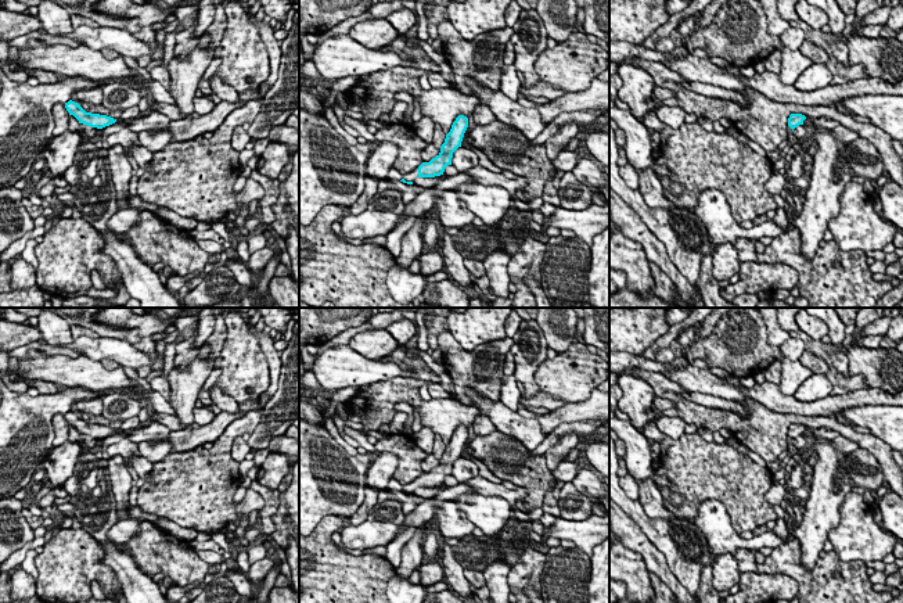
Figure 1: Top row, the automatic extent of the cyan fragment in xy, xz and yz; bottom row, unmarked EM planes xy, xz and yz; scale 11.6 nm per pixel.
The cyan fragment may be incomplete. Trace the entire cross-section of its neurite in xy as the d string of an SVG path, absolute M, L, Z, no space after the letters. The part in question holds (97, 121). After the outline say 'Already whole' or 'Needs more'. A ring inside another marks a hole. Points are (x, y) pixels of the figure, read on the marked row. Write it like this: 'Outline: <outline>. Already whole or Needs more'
Outline: M72 100L65 103L65 108L69 112L69 115L73 115L79 121L79 123L91 128L102 129L116 122L116 119L107 115L86 112L78 103Z. Already whole

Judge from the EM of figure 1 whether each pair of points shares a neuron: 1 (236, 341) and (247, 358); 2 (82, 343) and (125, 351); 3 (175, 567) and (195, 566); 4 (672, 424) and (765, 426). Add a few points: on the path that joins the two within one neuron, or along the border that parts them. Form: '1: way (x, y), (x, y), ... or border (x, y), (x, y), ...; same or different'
1: way (240, 345), (243, 354); same
2: way (93, 348), (114, 348); same
3: way (180, 567), (190, 567); same
4: border (677, 415), (686, 423); different

